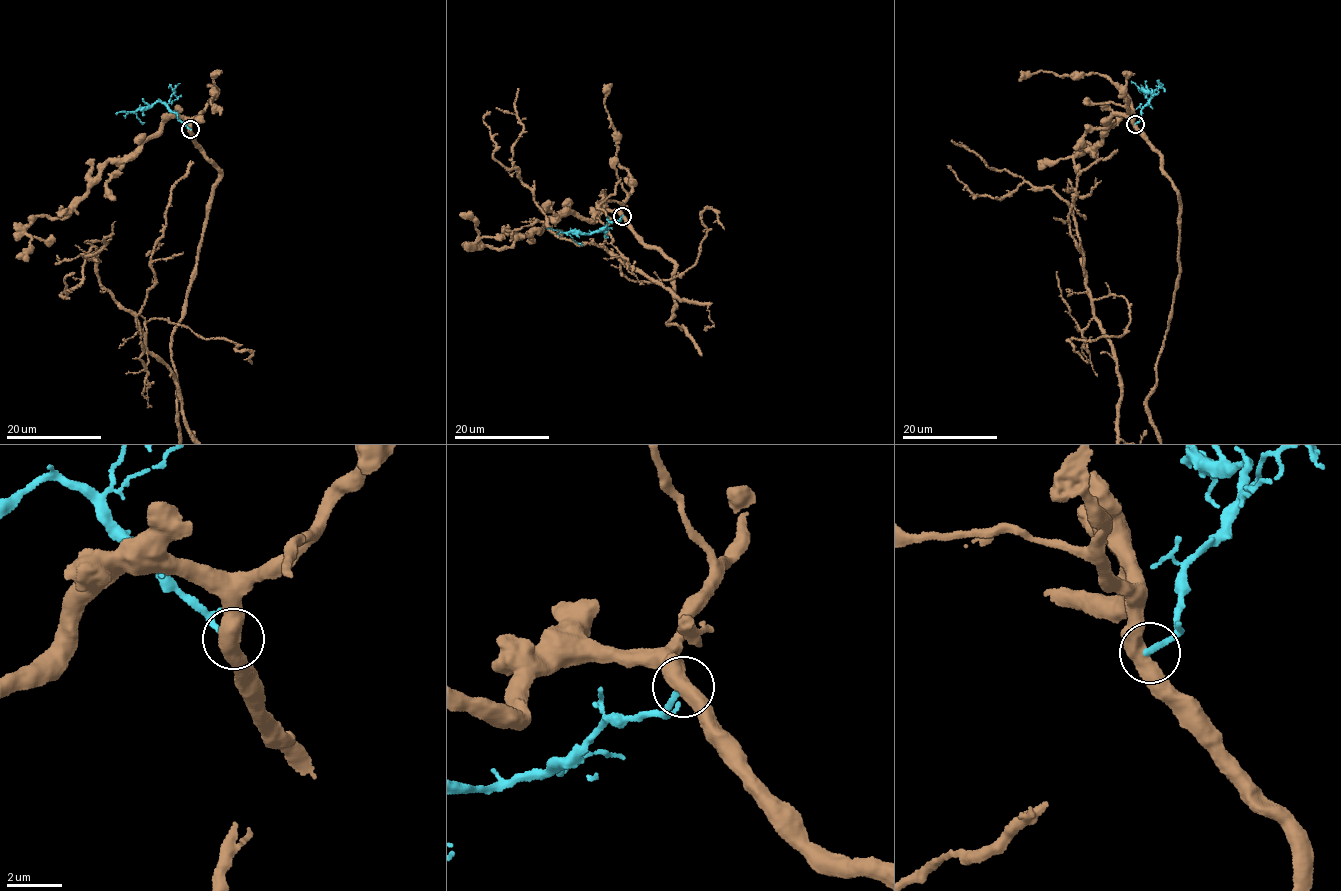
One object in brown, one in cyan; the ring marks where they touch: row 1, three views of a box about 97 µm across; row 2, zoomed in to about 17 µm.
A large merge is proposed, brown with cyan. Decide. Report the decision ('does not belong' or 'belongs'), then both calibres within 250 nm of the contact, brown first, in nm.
does not belong; 550 nm thick on the brown side, 200 nm on the other

